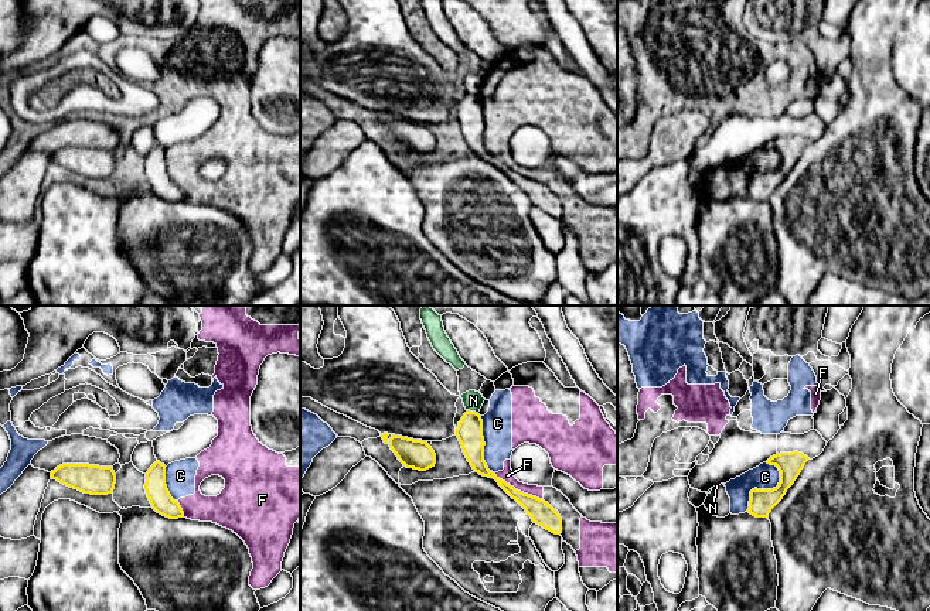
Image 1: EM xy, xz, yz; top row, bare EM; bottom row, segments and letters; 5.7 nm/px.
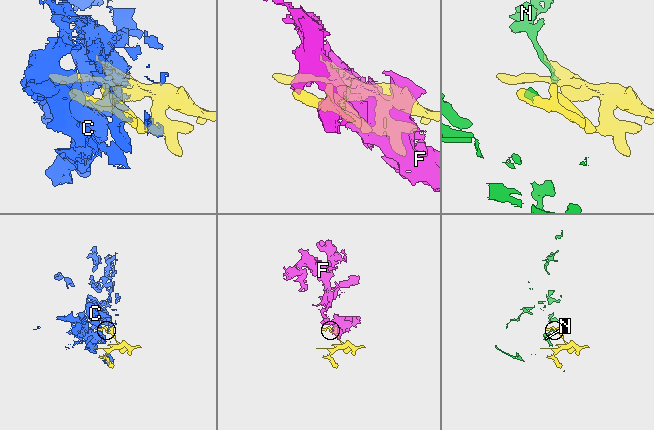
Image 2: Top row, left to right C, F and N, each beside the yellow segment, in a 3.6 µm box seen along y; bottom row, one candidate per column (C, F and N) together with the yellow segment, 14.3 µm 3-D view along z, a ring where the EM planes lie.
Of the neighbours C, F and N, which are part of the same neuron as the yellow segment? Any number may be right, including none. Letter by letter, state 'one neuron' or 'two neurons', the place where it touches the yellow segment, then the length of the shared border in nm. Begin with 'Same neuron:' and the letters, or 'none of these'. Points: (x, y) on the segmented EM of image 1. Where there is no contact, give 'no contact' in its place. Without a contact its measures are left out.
Same neuron: none of these
C: two neurons | yz (763, 490) | 320 nm
F: two neurons | xz (517, 490) | 320 nm
N: two neurons | xz (473, 412) | 70 nm

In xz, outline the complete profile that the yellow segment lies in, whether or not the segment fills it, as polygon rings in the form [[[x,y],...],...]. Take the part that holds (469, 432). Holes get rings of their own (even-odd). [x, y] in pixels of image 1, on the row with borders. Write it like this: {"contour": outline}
{"contour": [[[467,410],[459,421],[456,436],[467,461],[476,472],[494,478],[498,485],[525,509],[534,523],[555,535],[562,533],[562,518],[548,502],[515,489],[488,470],[484,461],[486,443],[483,437],[483,420],[478,413]]]}

